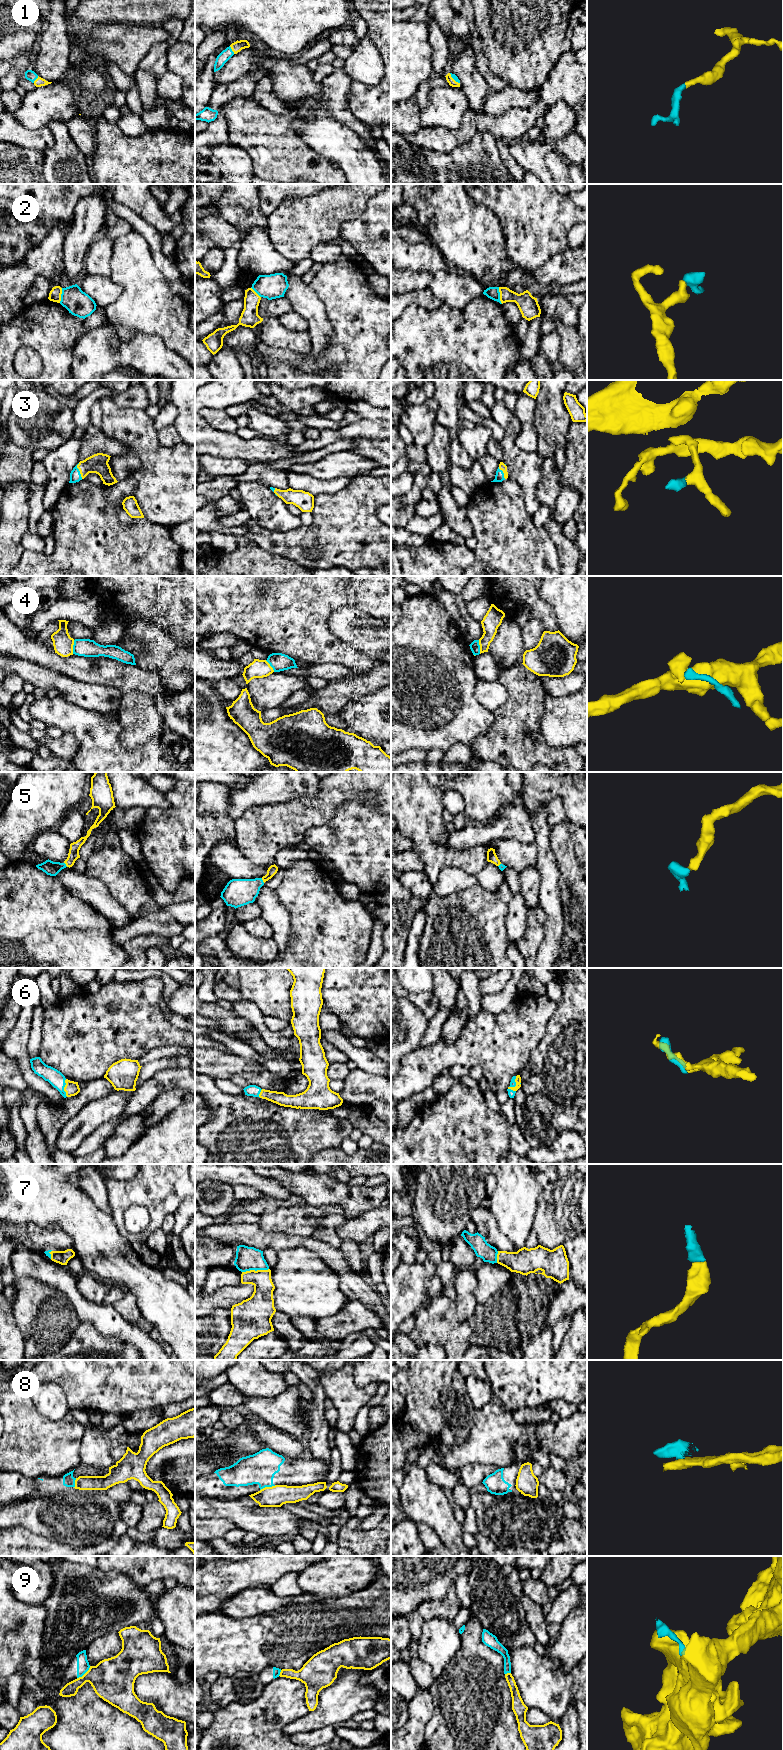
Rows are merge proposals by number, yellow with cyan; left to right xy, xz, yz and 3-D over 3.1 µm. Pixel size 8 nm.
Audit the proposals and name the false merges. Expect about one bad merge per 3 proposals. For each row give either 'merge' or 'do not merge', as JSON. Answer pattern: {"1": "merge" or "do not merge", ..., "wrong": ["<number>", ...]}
{"1": "merge", "2": "do not merge", "3": "merge", "4": "do not merge", "5": "merge", "6": "merge", "7": "merge", "8": "do not merge", "9": "do not merge", "wrong": ["2", "4", "8", "9"]}

